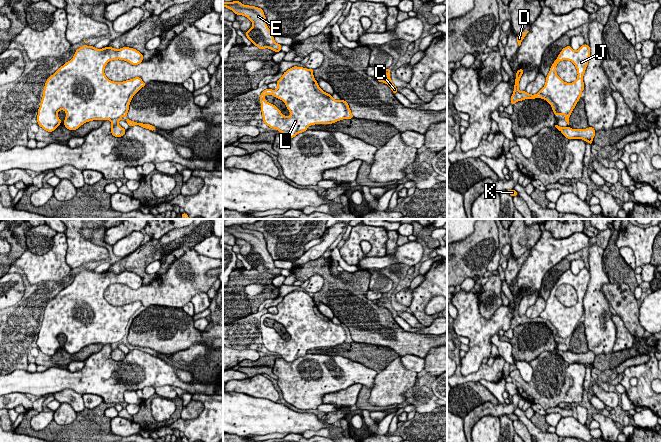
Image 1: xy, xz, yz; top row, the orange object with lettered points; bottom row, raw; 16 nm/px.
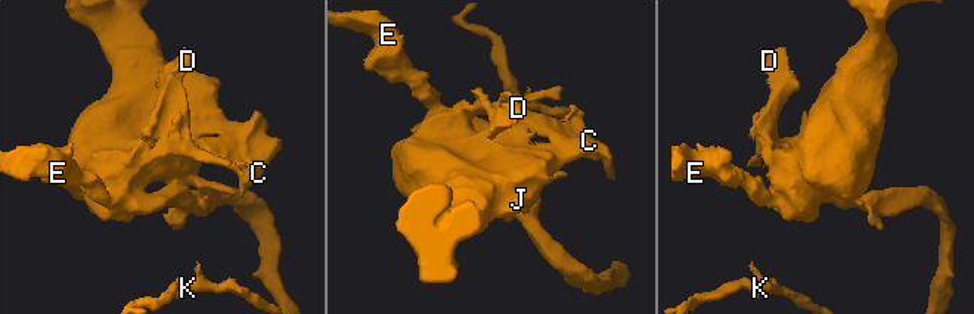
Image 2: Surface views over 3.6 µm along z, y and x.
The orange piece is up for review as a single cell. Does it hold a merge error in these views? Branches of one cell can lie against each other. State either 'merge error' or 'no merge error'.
merge error

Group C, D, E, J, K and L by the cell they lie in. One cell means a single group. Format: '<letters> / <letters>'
C D E K / J L

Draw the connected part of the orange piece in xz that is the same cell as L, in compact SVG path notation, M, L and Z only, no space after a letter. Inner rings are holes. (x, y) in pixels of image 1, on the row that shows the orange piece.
M294 66L283 73L276 82L277 89L266 89L260 95L264 123L293 138L315 124L333 124L345 119L346 108L342 101L324 92L307 68ZM265 95L282 100L290 115L286 117L273 104L265 101Z

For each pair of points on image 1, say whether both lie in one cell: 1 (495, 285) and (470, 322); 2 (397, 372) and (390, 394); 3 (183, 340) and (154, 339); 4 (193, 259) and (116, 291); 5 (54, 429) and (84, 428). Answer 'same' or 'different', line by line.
1: different
2: same
3: same
4: same
5: same

